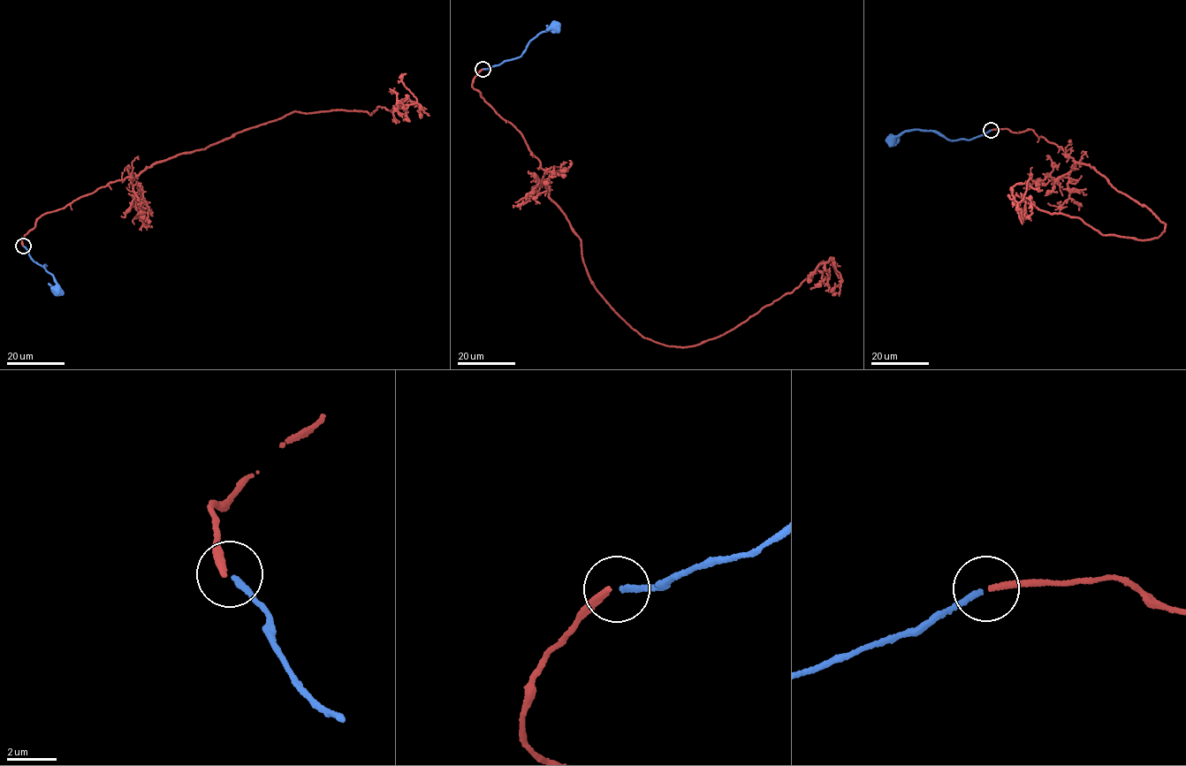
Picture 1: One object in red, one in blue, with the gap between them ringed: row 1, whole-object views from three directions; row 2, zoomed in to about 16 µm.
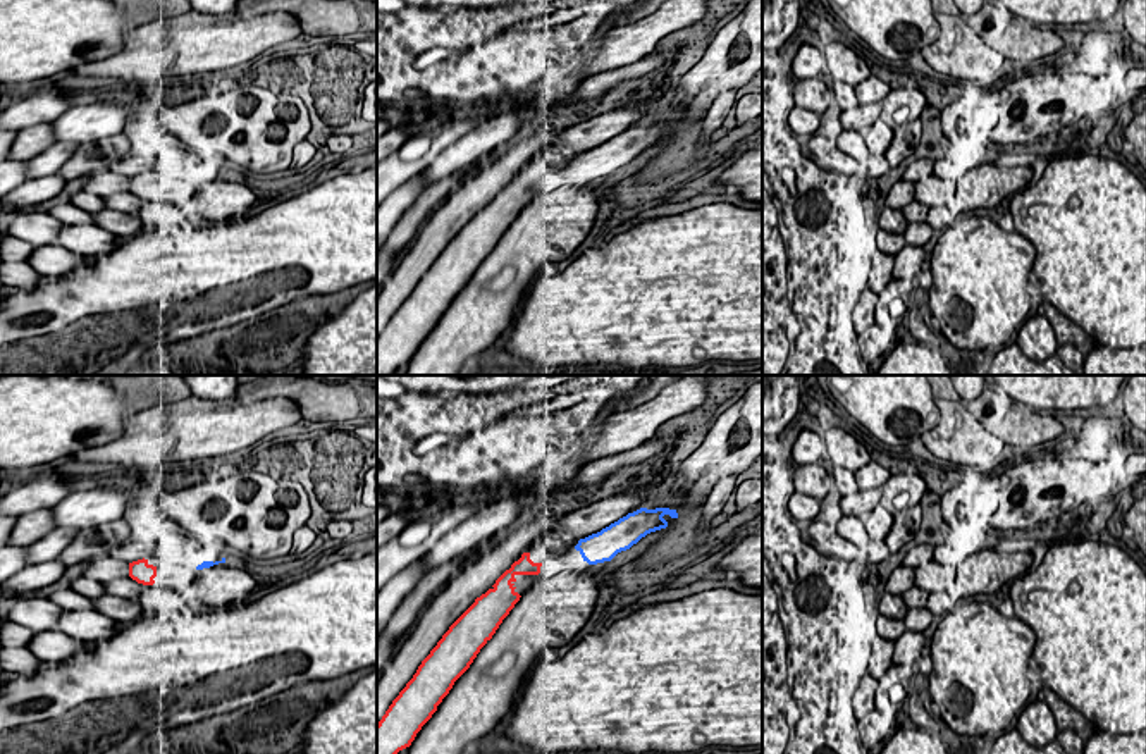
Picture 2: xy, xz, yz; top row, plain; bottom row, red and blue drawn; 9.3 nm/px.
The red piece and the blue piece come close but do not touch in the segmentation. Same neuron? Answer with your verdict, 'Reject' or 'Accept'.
Reject

